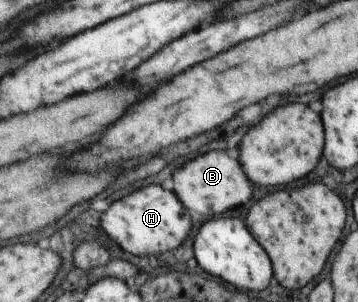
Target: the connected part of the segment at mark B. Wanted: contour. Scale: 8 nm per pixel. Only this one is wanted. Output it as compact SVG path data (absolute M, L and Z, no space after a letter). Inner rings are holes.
M213 150L209 154L203 154L195 160L191 160L187 166L179 168L175 172L175 192L181 202L191 212L197 212L201 216L214 216L214 214L225 214L233 208L245 206L253 198L253 184L247 178L243 166L239 160L231 158L223 150Z

